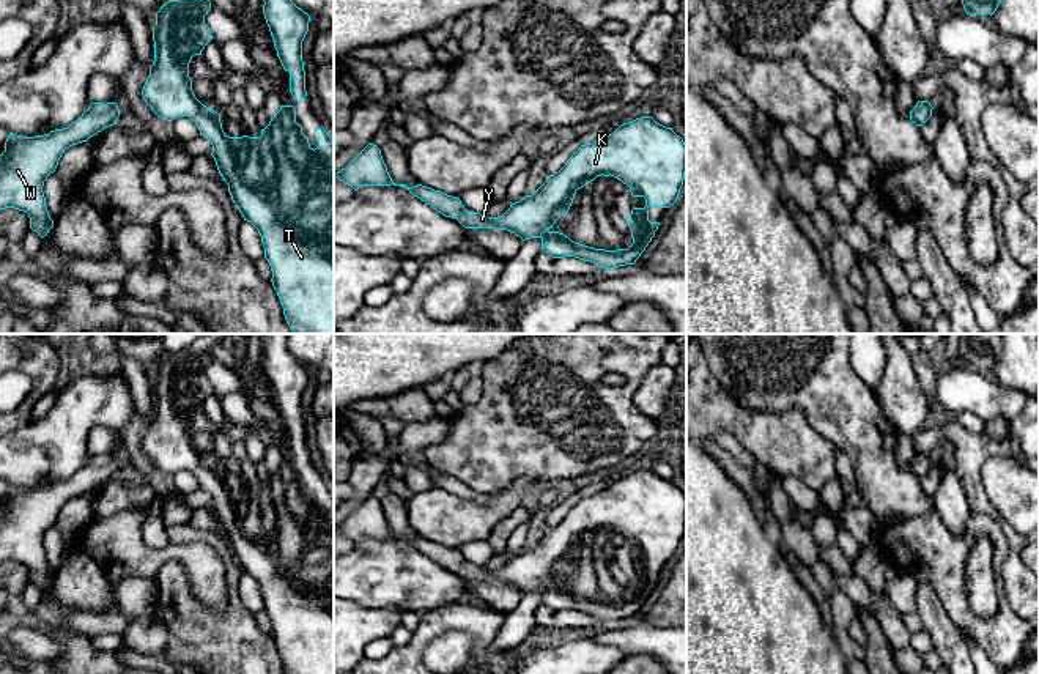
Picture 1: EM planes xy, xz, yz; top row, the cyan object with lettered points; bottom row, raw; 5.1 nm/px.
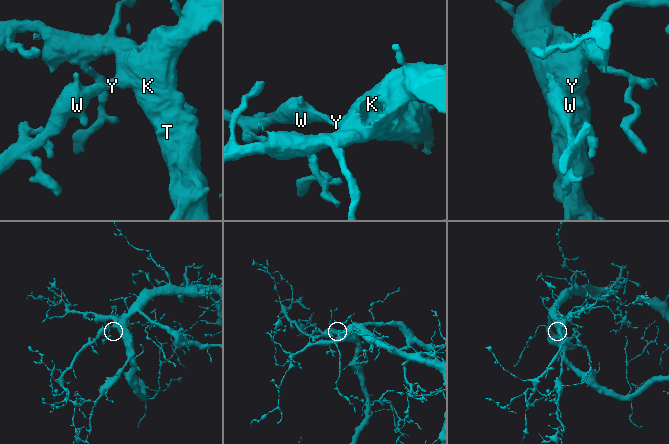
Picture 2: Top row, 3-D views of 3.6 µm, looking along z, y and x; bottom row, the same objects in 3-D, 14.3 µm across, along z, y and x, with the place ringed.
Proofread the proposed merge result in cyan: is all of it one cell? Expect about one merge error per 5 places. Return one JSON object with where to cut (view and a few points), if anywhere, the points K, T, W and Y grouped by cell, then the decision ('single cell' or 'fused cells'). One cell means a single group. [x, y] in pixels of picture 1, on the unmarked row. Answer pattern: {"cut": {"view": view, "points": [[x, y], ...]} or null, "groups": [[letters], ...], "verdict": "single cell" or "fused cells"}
{"cut": null, "groups": [["K", "T", "W", "Y"]], "verdict": "single cell"}

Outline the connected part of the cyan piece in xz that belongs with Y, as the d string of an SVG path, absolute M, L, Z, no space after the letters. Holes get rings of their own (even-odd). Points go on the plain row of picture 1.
M641 469L620 477L612 487L581 498L565 518L549 528L532 546L499 570L488 570L464 561L458 550L417 537L395 537L383 513L381 502L368 496L345 521L334 526L357 543L362 539L400 539L408 542L446 570L457 572L464 581L507 583L523 594L542 592L542 603L553 611L575 609L608 624L634 617L645 603L660 575L649 573L649 559L669 561L680 546L686 526L686 496L672 480ZM597 529L614 529L630 540L633 550L644 550L645 559L631 562L627 576L633 597L628 602L605 603L571 594L554 584L556 573L567 567L578 542Z

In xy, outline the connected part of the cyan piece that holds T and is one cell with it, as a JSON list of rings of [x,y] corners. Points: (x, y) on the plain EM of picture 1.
[[[183,350],[161,359],[153,380],[154,414],[142,449],[162,472],[189,469],[200,488],[211,494],[211,509],[228,537],[233,556],[261,589],[285,672],[334,674],[334,493],[321,479],[313,485],[318,493],[313,502],[296,476],[293,458],[280,458],[260,490],[228,490],[224,485],[220,468],[195,450],[189,430],[192,409],[202,408],[213,392],[205,376],[209,362],[206,350]]]

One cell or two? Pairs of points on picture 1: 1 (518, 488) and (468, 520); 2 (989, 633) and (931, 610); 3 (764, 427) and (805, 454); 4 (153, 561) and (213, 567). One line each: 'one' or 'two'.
1: one
2: two
3: one
4: one

